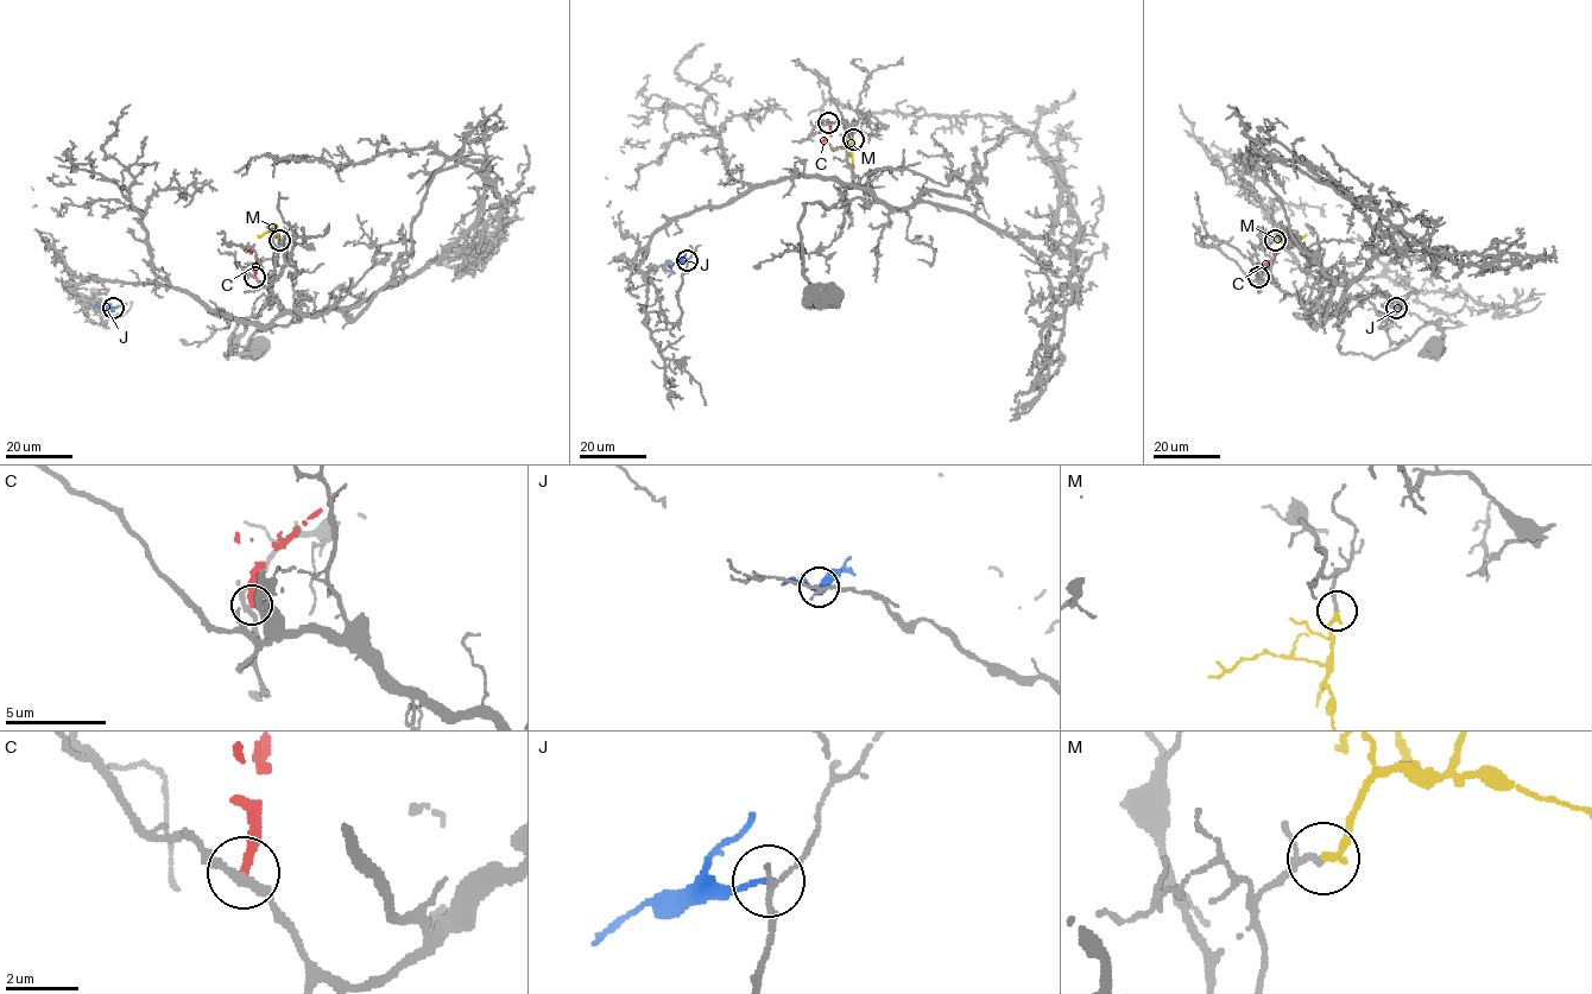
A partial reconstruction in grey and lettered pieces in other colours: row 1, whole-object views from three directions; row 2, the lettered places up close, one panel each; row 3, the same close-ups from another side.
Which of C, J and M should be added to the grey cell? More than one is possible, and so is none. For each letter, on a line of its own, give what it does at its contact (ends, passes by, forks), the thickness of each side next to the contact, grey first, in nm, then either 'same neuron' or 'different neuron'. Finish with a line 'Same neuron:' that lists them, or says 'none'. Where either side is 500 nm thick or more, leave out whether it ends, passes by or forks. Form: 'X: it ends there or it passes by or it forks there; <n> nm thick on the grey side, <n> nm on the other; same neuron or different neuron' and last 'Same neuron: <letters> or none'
C: it ends there; 200 nm thick on the grey side, 320 nm on the other; different neuron
J: it ends there; 150 nm thick on the grey side, 160 nm on the other; different neuron
M: it ends there; 130 nm thick on the grey side, 240 nm on the other; same neuron
Same neuron: M

